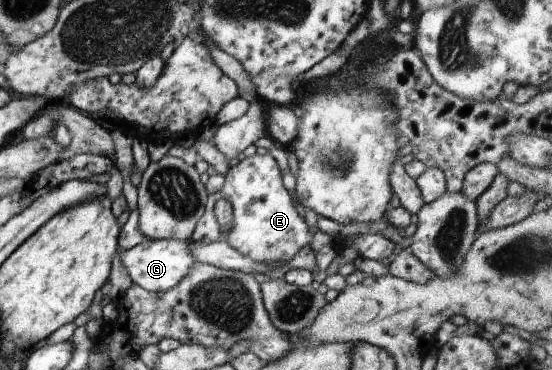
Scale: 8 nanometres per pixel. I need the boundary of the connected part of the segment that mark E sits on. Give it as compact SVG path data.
M270 153L245 157L228 168L222 190L208 194L204 214L196 223L190 241L209 245L220 240L220 225L214 215L214 204L220 198L232 205L234 230L227 243L253 261L288 262L303 246L311 246L313 236L308 232L301 210L292 203L292 197L282 183L282 173Z

